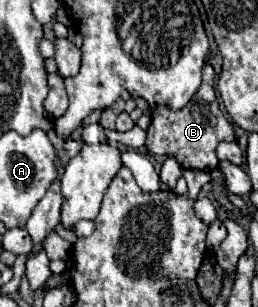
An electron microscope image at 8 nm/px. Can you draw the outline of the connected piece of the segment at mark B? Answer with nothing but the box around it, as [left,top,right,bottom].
[147,64,235,170]

